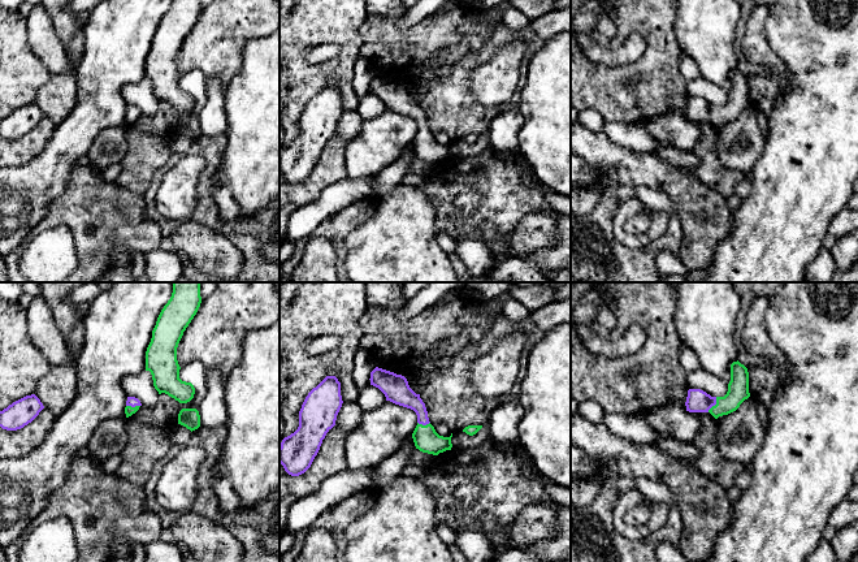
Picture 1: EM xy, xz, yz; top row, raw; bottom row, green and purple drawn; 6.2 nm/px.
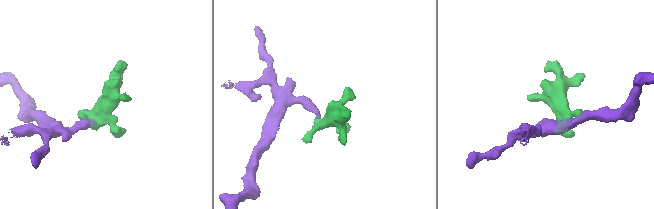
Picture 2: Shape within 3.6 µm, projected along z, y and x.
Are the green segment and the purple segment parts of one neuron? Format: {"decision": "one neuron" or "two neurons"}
{"decision": "one neuron"}

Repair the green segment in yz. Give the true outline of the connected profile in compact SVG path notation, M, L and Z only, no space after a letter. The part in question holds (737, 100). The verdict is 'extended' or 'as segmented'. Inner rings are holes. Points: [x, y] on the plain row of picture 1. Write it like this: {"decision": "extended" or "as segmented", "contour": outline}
{"decision": "extended", "contour": "M737 69L731 73L731 90L724 105L711 105L701 98L689 98L685 114L689 121L710 121L718 127L736 120L749 105L749 81Z"}

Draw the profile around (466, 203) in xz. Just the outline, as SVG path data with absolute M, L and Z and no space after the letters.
M465 190L455 196L454 209L451 212L452 221L462 224L480 206L482 195L476 190Z

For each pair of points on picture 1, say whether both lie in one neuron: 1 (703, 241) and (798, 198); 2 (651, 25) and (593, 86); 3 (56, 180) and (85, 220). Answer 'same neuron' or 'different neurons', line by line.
1: different neurons
2: same neuron
3: different neurons

